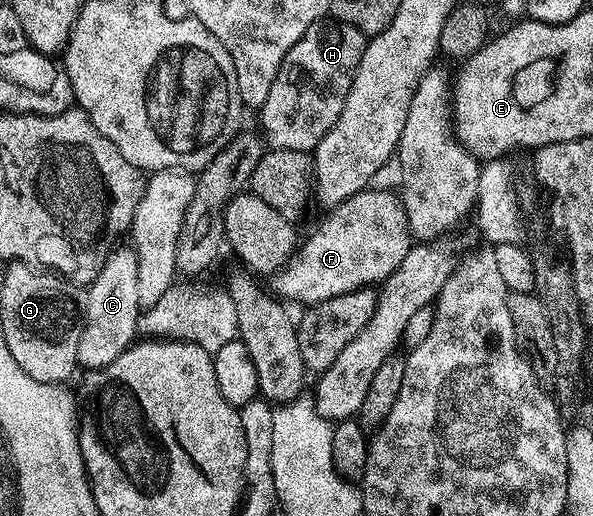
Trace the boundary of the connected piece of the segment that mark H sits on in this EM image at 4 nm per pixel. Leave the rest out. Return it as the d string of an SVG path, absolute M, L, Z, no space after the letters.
M330 18L321 19L313 26L309 26L309 30L305 30L297 46L293 46L293 50L285 54L281 62L281 70L277 70L277 78L273 78L273 86L269 86L269 98L265 98L263 107L257 112L260 122L263 123L262 131L265 133L266 143L271 148L314 153L321 138L325 138L325 134L333 130L345 106L345 98L353 86L355 71L361 62L361 54L365 54L367 42L368 37L364 36L361 30Z

